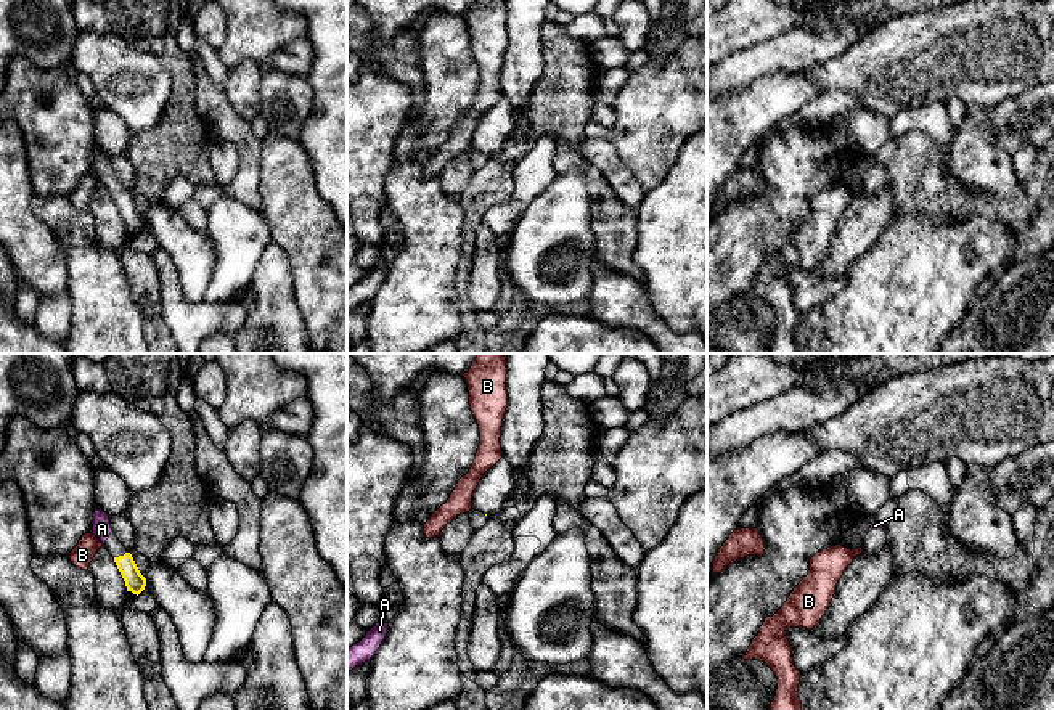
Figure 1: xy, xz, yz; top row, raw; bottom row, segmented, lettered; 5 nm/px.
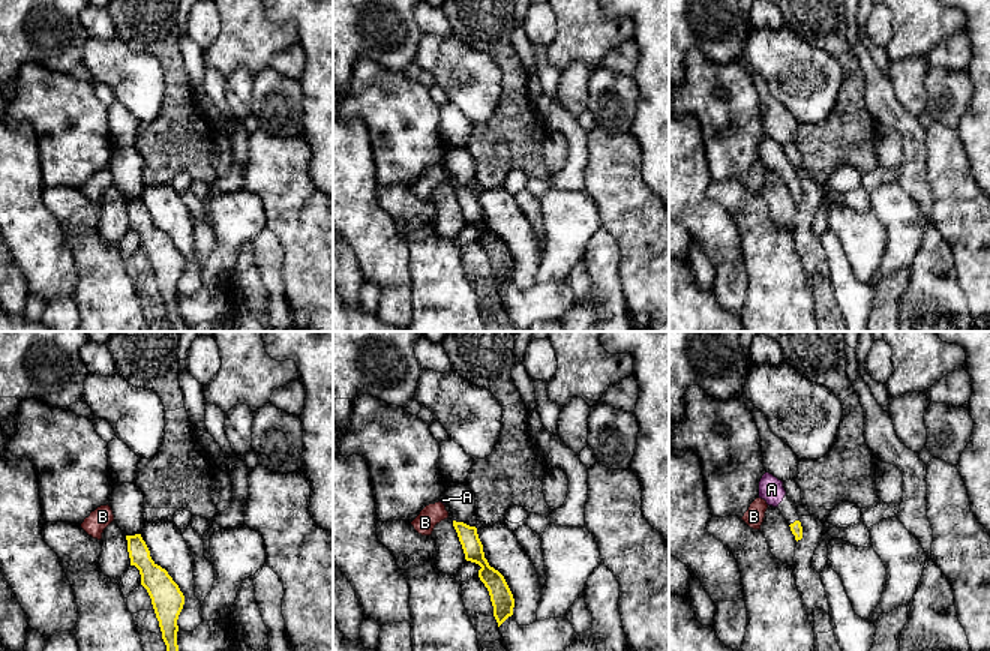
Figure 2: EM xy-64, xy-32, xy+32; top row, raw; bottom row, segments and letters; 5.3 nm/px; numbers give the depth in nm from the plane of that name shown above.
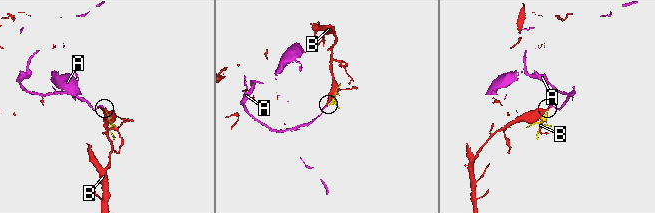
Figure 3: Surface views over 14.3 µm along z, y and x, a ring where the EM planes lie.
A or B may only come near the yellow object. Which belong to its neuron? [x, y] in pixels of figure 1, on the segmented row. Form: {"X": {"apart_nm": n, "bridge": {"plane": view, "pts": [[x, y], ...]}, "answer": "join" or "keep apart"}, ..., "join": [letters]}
{"A": {"apart_nm": 90, "bridge": {"plane": "xy", "pts": [[114, 558], [103, 545]]}, "answer": "join"}, "B": {"apart_nm": 90, "bridge": {"plane": "xy", "pts": [[114, 558], [102, 545]]}, "answer": "keep apart"}, "join": ["A"]}

